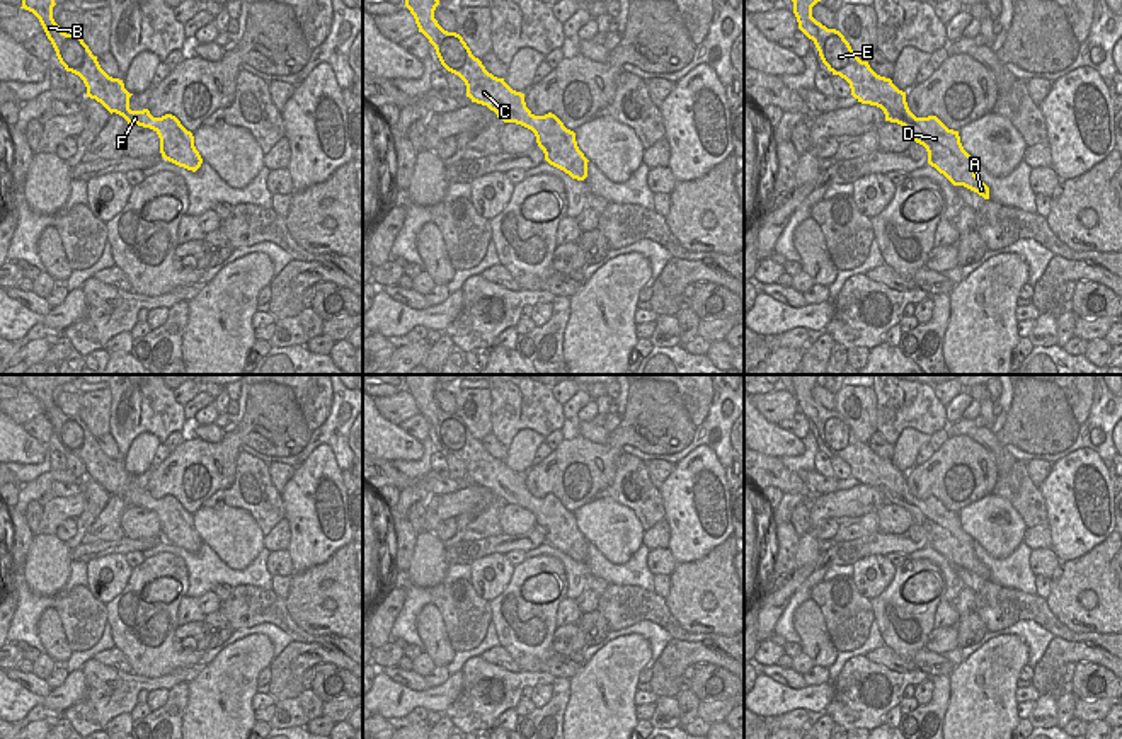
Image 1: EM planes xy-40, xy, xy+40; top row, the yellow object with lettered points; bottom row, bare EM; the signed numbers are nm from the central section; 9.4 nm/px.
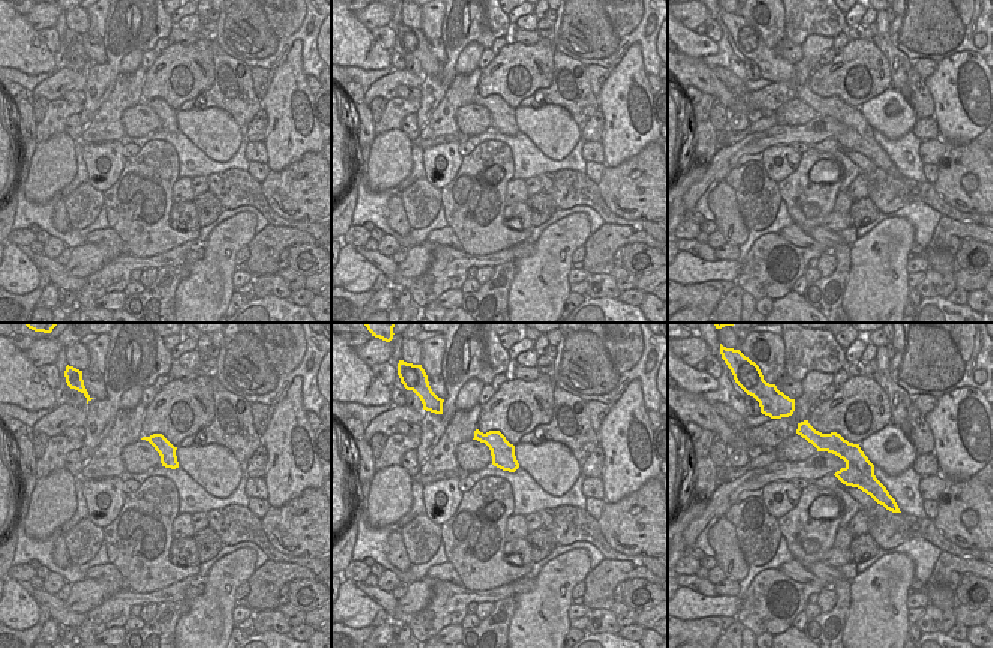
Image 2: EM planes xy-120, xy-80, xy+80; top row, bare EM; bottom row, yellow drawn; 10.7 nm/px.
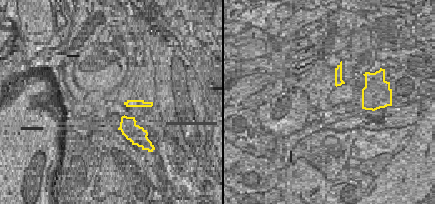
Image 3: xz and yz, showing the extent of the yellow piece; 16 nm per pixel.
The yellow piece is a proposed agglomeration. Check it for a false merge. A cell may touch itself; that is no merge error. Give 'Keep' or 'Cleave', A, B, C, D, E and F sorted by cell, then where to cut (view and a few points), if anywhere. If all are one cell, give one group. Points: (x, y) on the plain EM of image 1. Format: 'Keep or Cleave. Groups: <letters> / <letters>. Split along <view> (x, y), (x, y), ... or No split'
Keep. Groups: A B C D E F. No split

